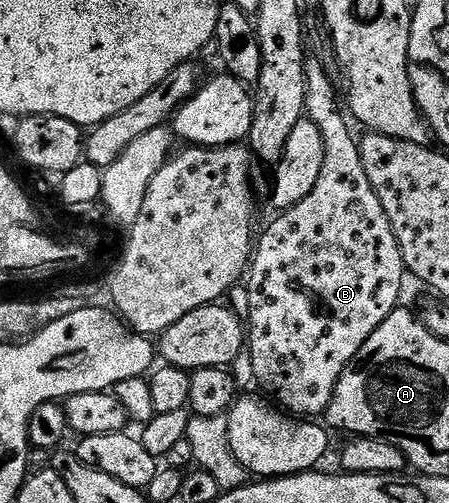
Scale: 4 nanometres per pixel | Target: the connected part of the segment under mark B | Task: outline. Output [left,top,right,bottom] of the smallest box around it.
[247,59,407,418]

